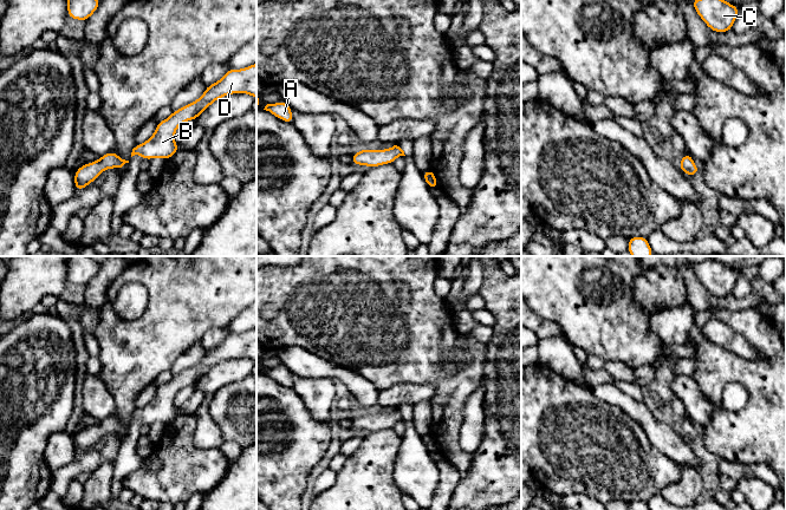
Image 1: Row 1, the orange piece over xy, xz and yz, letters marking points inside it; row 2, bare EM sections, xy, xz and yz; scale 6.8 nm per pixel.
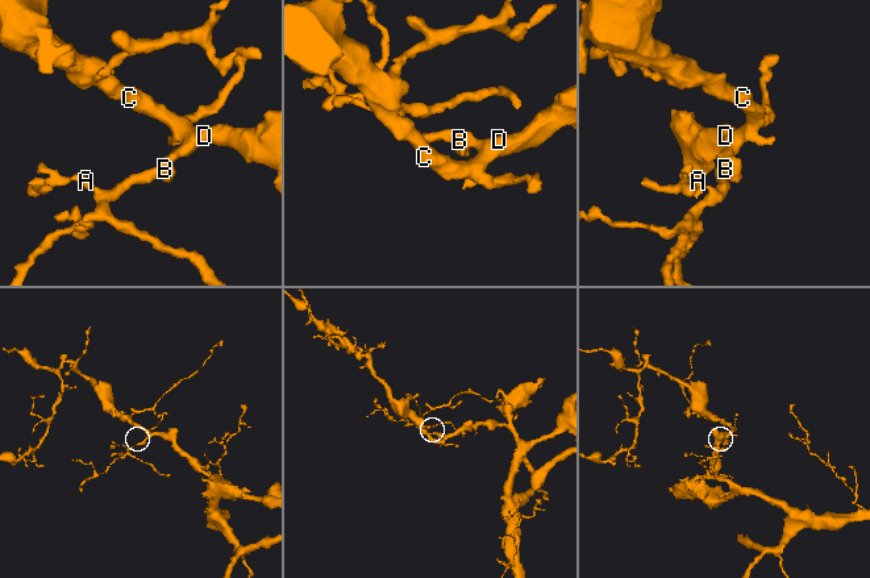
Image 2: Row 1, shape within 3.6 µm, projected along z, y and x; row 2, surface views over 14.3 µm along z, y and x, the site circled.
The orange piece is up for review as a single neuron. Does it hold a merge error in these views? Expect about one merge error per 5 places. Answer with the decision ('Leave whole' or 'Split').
Leave whole

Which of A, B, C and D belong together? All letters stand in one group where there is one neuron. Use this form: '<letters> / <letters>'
A B C D

